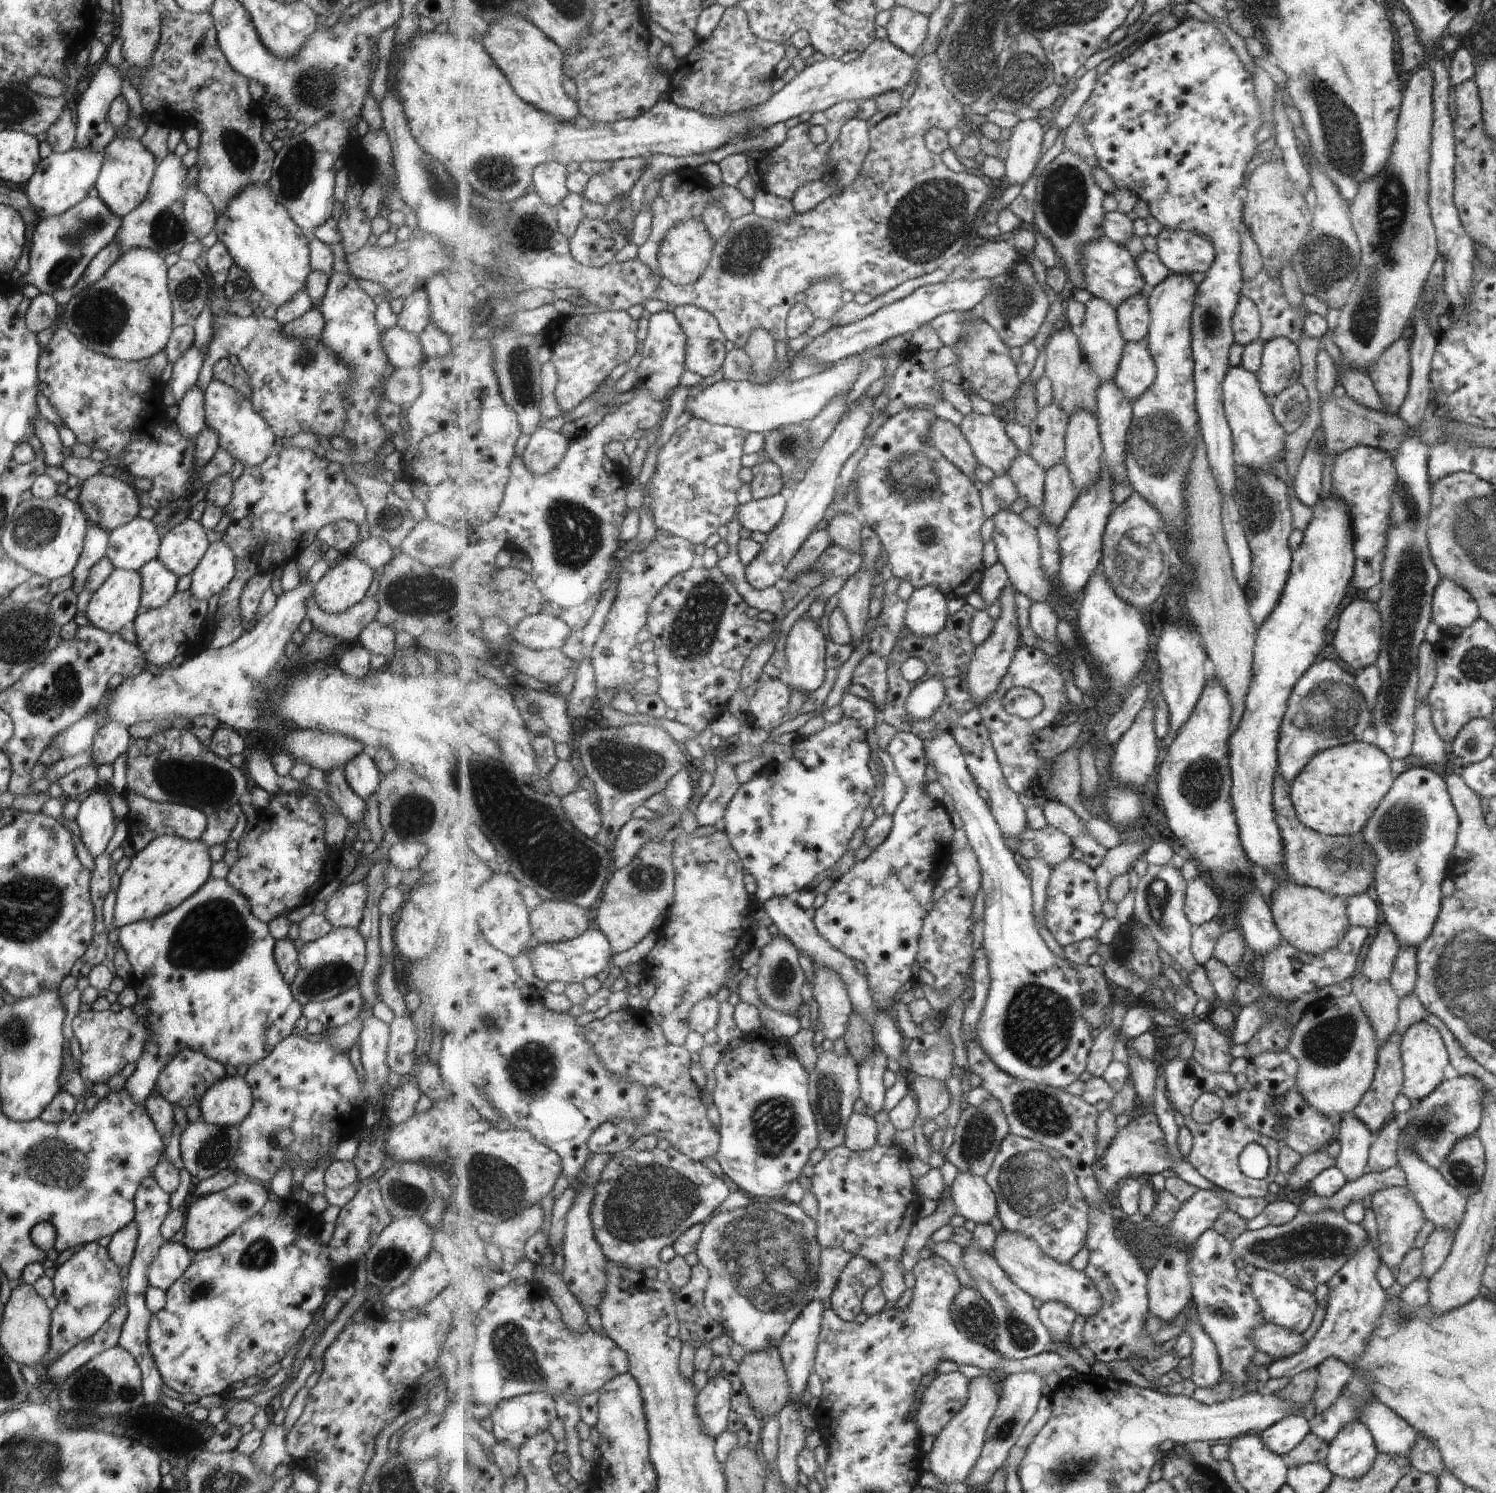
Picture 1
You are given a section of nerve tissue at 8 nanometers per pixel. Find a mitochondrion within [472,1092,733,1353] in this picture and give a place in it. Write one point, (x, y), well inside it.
(650, 1201)

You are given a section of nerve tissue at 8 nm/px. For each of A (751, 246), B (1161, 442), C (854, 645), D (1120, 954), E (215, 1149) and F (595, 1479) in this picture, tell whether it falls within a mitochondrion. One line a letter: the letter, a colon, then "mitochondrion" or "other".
A: mitochondrion
B: mitochondrion
C: other
D: other
E: mitochondrion
F: other

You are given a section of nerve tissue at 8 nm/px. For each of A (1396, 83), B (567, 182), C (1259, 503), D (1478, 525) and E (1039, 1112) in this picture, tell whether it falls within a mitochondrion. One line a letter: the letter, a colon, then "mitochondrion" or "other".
A: other
B: other
C: mitochondrion
D: mitochondrion
E: mitochondrion

